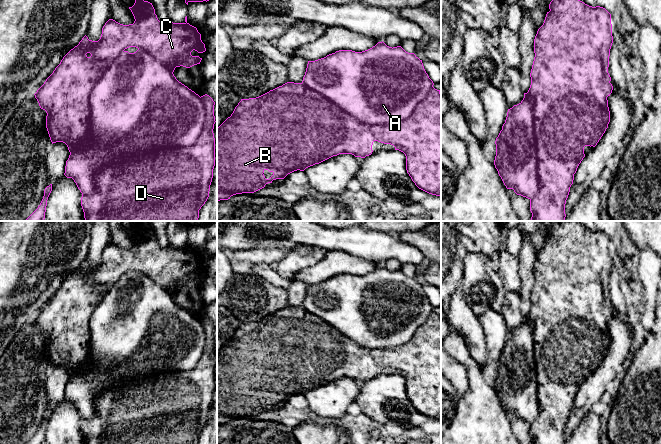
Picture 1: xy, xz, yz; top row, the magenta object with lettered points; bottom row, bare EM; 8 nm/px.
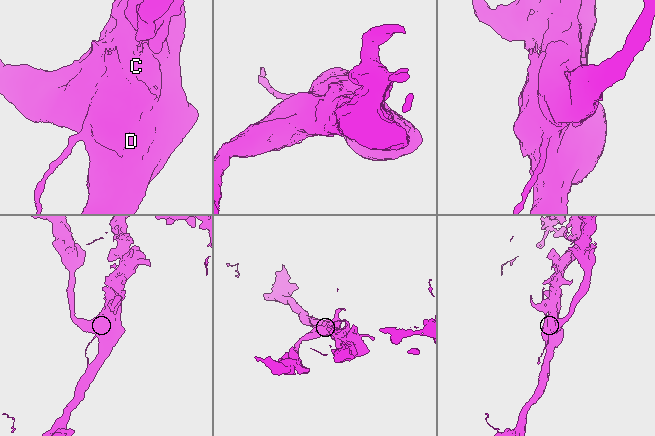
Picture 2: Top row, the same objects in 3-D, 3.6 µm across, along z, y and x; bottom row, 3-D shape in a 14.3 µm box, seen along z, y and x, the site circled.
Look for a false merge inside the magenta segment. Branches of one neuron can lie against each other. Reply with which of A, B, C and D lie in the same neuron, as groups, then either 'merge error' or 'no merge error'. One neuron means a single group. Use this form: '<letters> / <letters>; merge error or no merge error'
A / B C D; merge error

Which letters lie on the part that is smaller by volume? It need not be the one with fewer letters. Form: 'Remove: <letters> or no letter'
Remove: A

